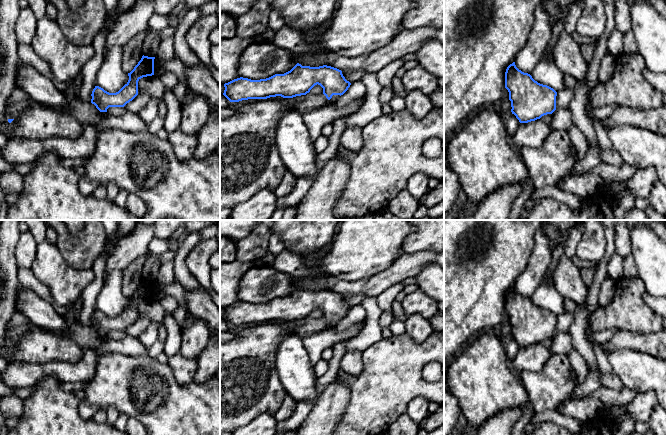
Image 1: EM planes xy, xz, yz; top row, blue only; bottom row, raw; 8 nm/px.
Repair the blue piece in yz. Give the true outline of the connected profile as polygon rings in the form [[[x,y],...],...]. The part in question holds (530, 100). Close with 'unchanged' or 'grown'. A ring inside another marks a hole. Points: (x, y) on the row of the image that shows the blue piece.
[[[515,62],[506,69],[505,88],[509,92],[511,112],[520,123],[535,121],[556,110],[557,92],[519,70]]]; unchanged

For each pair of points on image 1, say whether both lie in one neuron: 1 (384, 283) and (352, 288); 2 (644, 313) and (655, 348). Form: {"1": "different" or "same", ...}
{"1": "different", "2": "different"}

